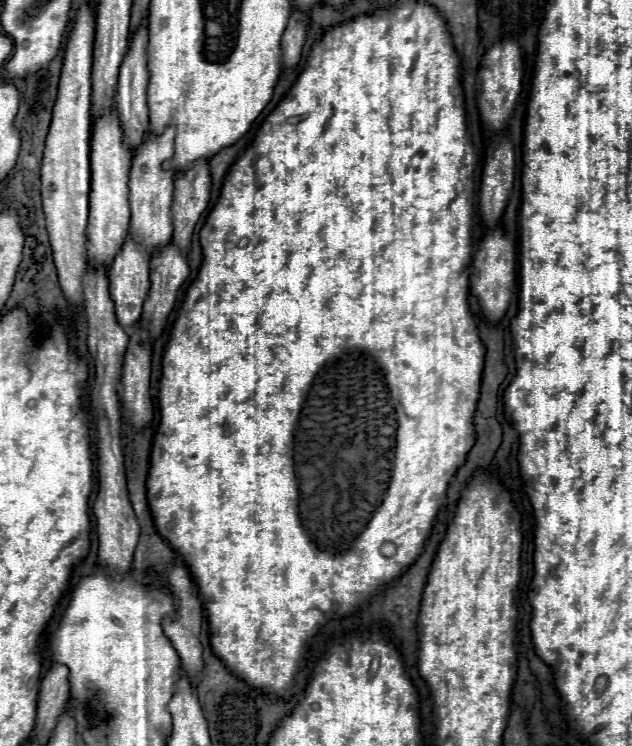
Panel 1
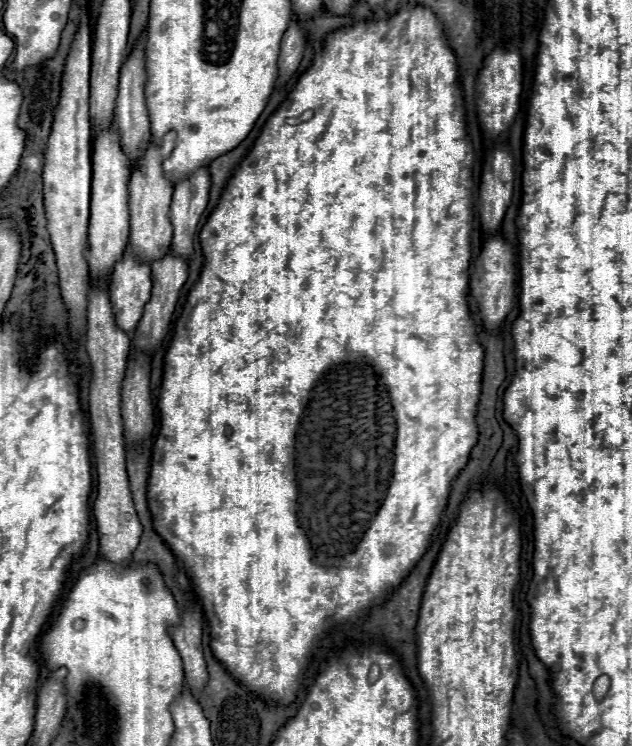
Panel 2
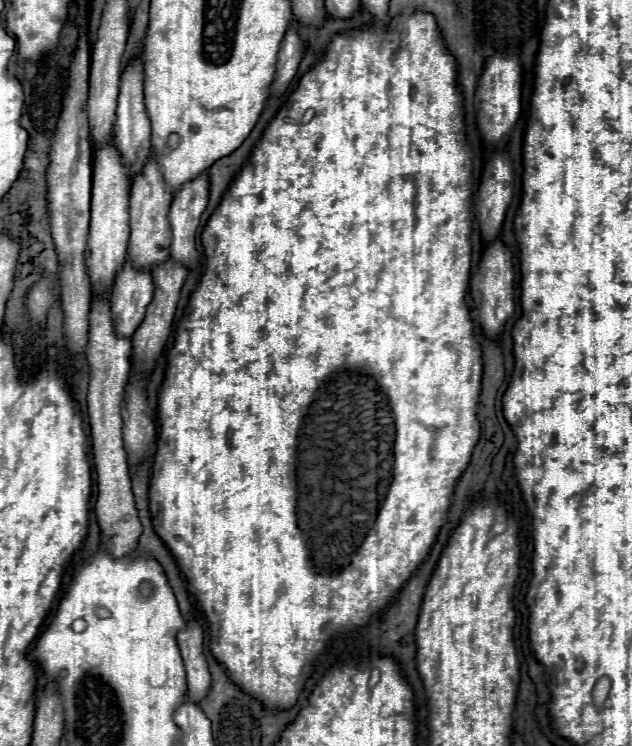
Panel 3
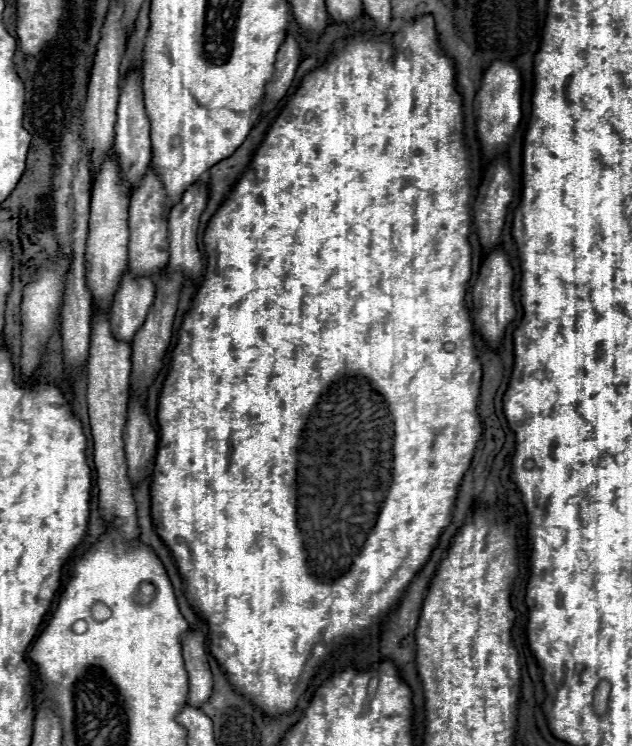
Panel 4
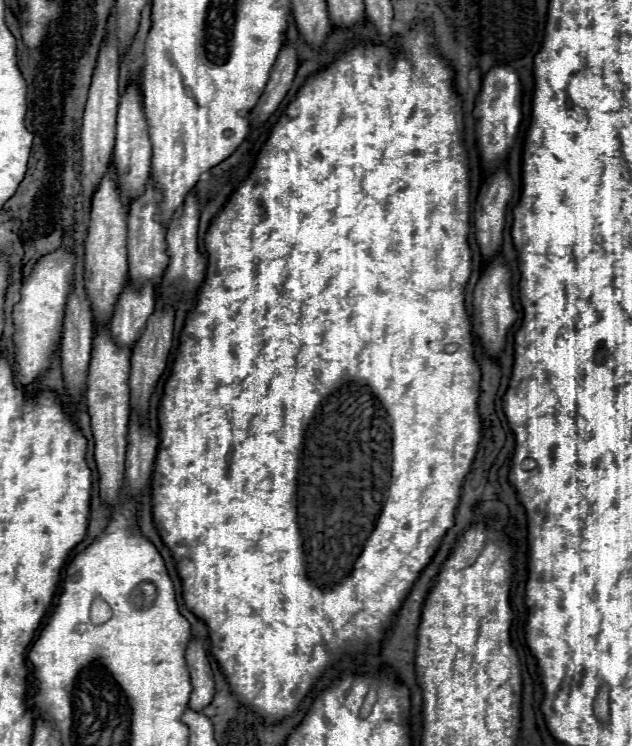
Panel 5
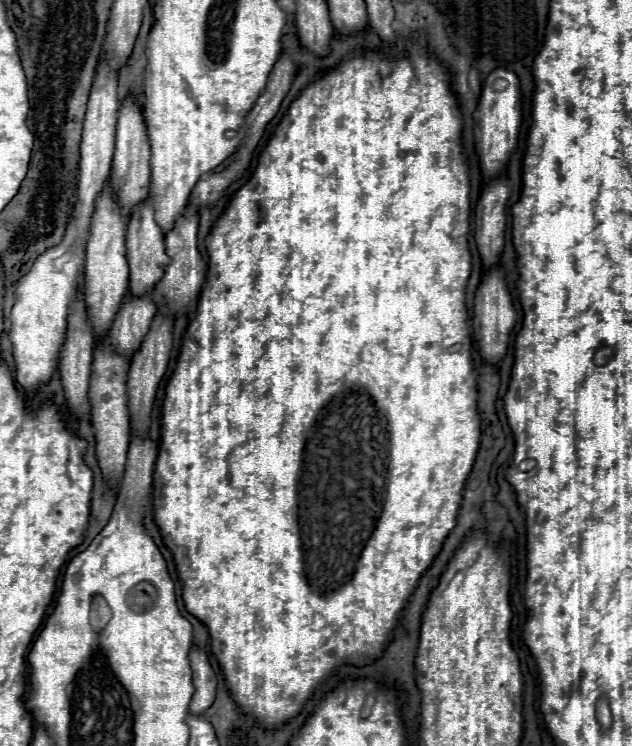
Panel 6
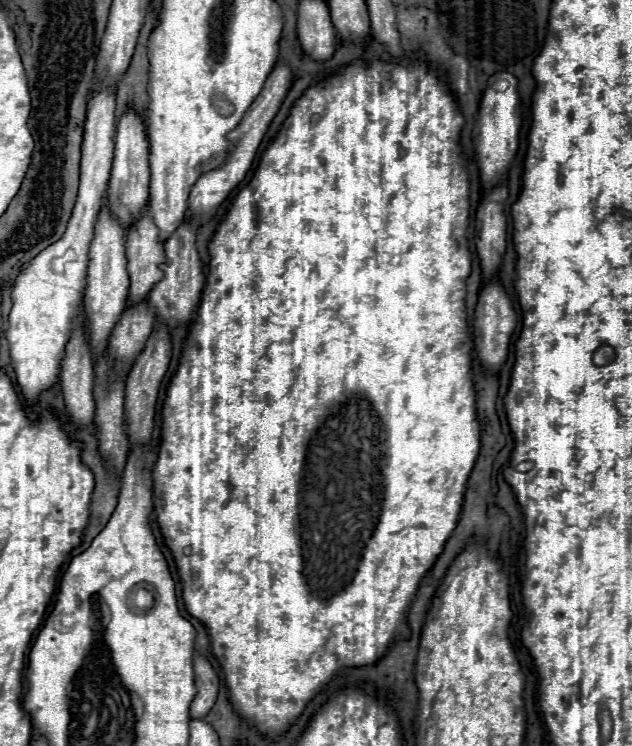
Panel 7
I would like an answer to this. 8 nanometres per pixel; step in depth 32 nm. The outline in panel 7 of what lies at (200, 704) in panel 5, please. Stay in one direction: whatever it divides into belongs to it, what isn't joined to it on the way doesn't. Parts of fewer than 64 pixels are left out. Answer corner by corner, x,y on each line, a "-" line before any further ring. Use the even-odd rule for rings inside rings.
194,654
194,672
196,672
198,694
190,704
190,716
194,720
202,720
206,716
206,712
210,712
210,708
216,704
220,680
218,680
218,674
214,672
214,668
200,654

